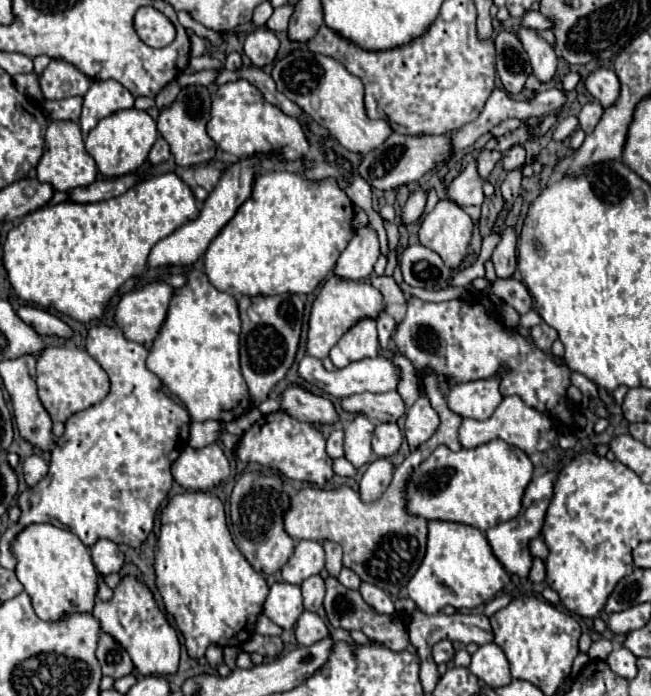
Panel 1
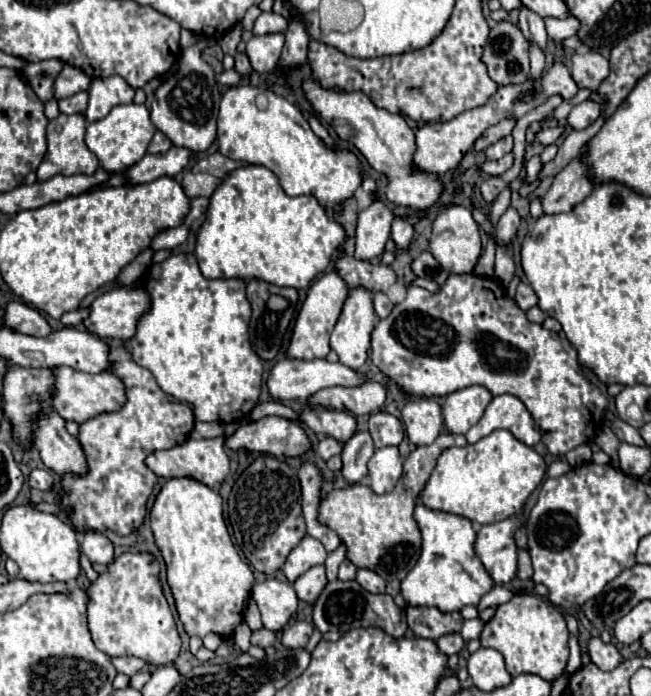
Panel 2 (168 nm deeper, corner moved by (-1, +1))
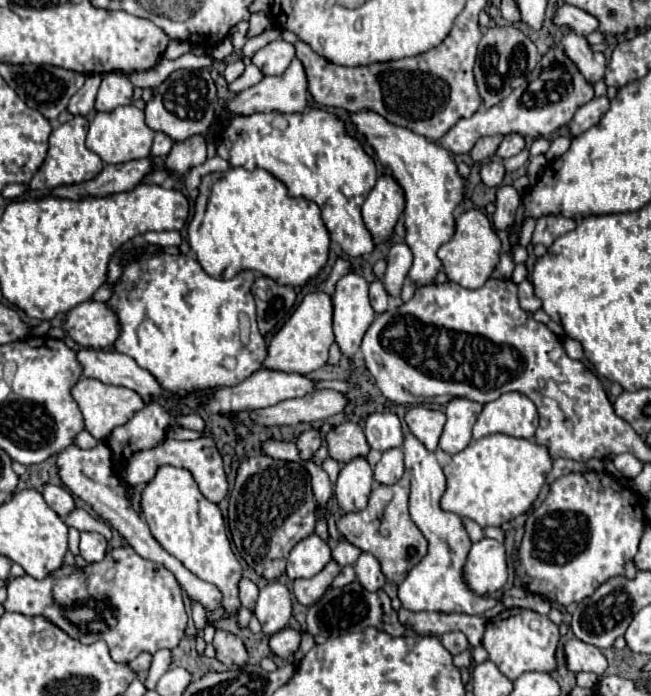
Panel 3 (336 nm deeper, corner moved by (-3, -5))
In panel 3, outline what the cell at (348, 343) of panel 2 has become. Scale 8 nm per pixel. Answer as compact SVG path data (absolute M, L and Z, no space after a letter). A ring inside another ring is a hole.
M346 274L332 296L334 300L334 336L344 358L354 362L366 328L374 322L374 310L368 300L368 282L362 274Z

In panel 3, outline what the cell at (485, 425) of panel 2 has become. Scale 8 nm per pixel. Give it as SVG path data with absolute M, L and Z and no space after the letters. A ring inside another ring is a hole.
M518 392L502 394L498 400L488 402L478 416L472 432L472 440L480 440L488 434L508 434L530 440L538 428L536 406Z

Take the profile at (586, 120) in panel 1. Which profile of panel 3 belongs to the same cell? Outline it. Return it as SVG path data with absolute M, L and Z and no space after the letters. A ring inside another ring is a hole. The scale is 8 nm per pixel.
M602 96L602 98L592 98L588 104L584 104L582 108L578 108L578 112L574 114L574 118L568 124L572 138L580 136L582 132L586 132L594 124L598 124L598 120L602 120L602 116L606 114L608 106L610 106L608 98Z

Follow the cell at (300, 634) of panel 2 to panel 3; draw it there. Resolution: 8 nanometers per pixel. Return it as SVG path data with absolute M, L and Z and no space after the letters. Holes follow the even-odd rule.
M284 628L280 630L278 634L274 634L270 638L270 648L276 656L288 660L296 654L298 646L300 646L300 640L302 640L302 634L298 630L292 630L292 628Z

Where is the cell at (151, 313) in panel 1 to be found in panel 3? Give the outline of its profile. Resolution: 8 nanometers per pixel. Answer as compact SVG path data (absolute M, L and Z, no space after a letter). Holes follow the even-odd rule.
M86 300L66 314L64 330L84 348L108 348L120 336L120 322L106 302Z

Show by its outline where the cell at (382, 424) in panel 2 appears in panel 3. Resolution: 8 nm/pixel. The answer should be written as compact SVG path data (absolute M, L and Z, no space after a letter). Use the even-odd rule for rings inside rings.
M374 412L368 416L366 426L364 426L366 440L370 448L386 452L390 448L398 448L404 442L402 434L402 424L396 414L392 412Z

